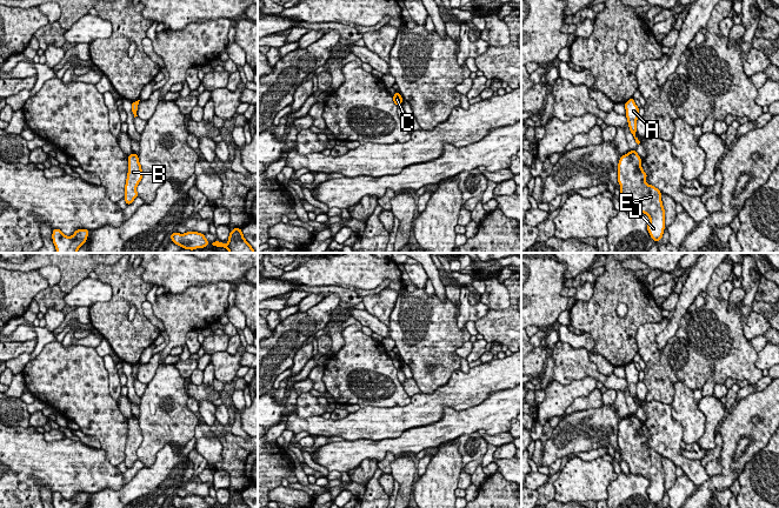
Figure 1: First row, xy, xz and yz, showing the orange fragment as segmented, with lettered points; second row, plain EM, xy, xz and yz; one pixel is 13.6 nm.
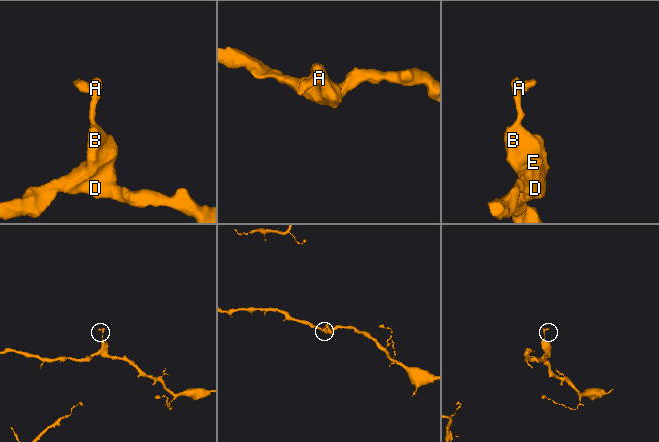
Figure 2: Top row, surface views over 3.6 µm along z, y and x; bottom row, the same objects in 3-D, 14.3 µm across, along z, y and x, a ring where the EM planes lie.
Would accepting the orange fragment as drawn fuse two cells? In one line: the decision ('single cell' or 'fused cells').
single cell

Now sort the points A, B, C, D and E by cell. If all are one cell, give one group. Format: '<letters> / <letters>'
A B C D E

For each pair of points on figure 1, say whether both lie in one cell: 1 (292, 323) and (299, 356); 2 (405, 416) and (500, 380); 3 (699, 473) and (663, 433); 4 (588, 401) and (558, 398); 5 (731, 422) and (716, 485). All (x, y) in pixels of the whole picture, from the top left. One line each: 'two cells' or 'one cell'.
1: two cells
2: one cell
3: one cell
4: two cells
5: one cell

